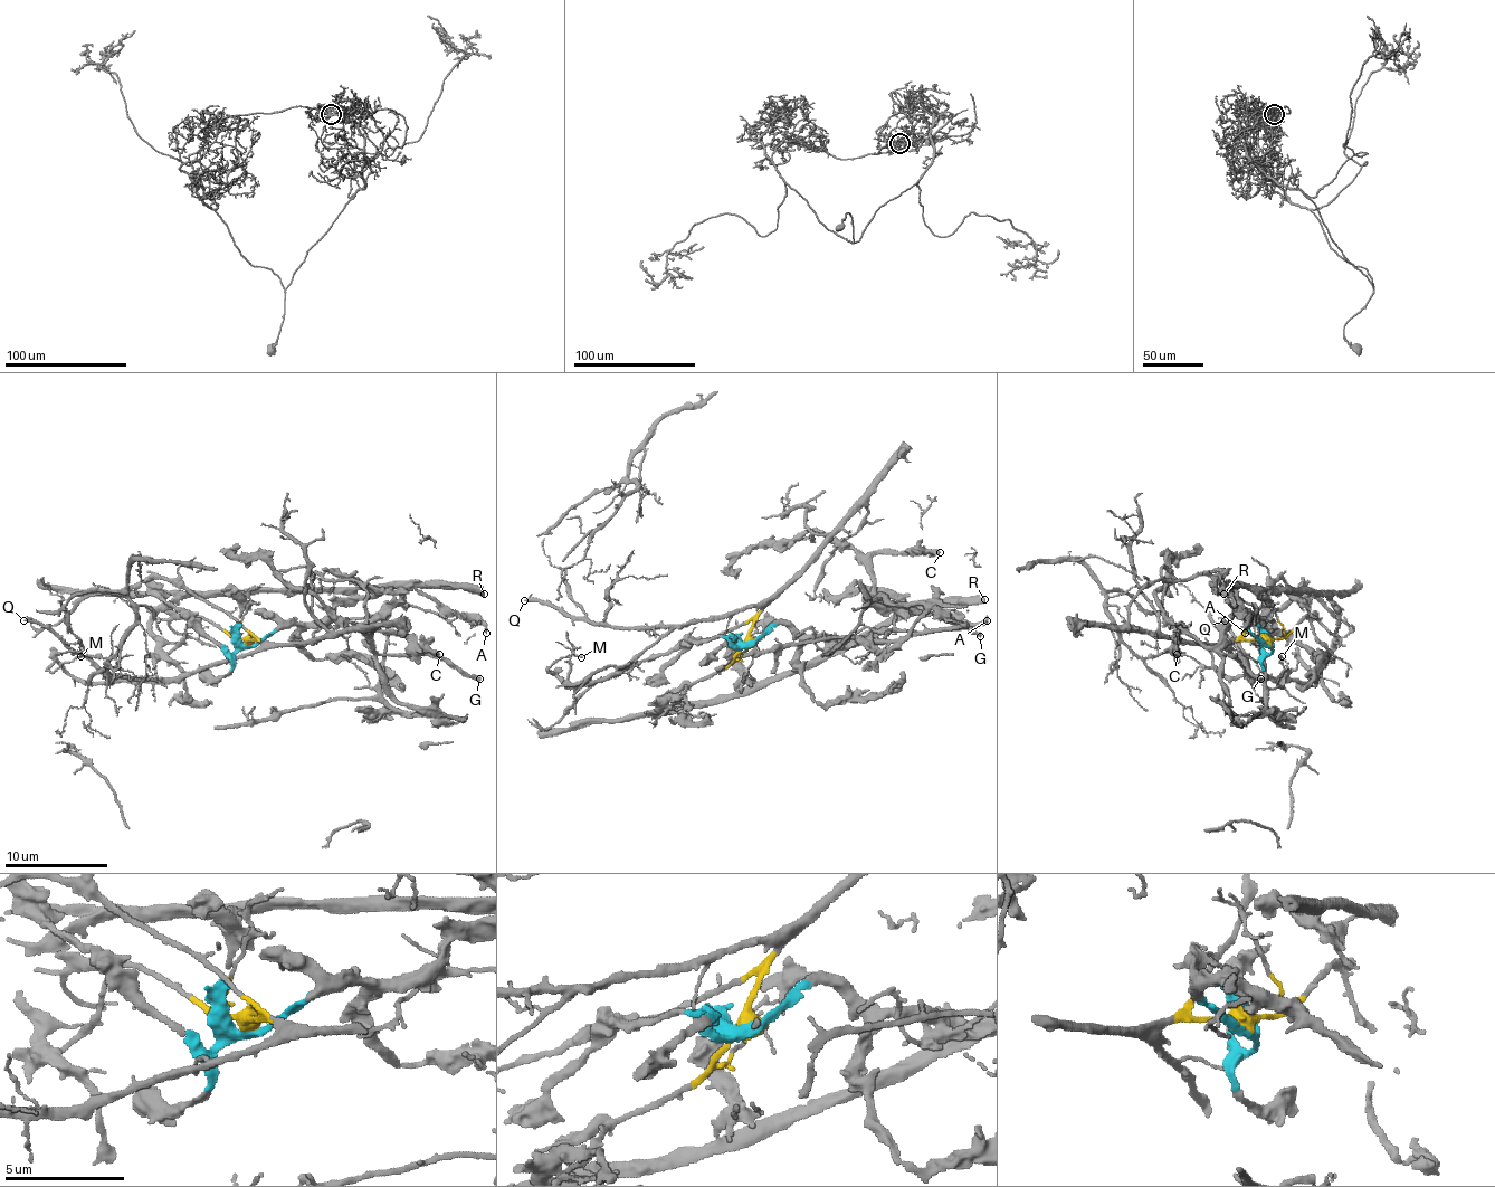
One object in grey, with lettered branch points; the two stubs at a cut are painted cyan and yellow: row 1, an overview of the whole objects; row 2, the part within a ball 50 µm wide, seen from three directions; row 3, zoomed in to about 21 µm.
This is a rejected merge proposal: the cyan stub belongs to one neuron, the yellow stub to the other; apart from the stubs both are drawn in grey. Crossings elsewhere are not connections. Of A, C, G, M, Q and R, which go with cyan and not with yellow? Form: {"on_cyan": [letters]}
{"on_cyan": ["A", "C", "G", "R"]}

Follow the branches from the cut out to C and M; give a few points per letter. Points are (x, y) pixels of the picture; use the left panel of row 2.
C: (248, 644), (393, 587), (373, 646), (375, 630), (407, 630), (440, 654)
M: (248, 644), (256, 642), (256, 649), (171, 677), (85, 683), (55, 662), (49, 667), (51, 672), (81, 657)

